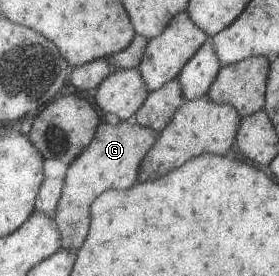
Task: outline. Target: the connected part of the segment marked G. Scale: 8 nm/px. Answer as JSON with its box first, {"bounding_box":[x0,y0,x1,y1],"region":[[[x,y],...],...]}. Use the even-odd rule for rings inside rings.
{"bounding_box":[55,121,159,252],"region":[[[137,121],[120,122],[117,126],[102,123],[93,143],[74,163],[69,165],[60,204],[55,215],[61,231],[63,248],[79,252],[89,238],[94,201],[109,190],[126,191],[138,184],[144,159],[158,142],[159,133]]]}

